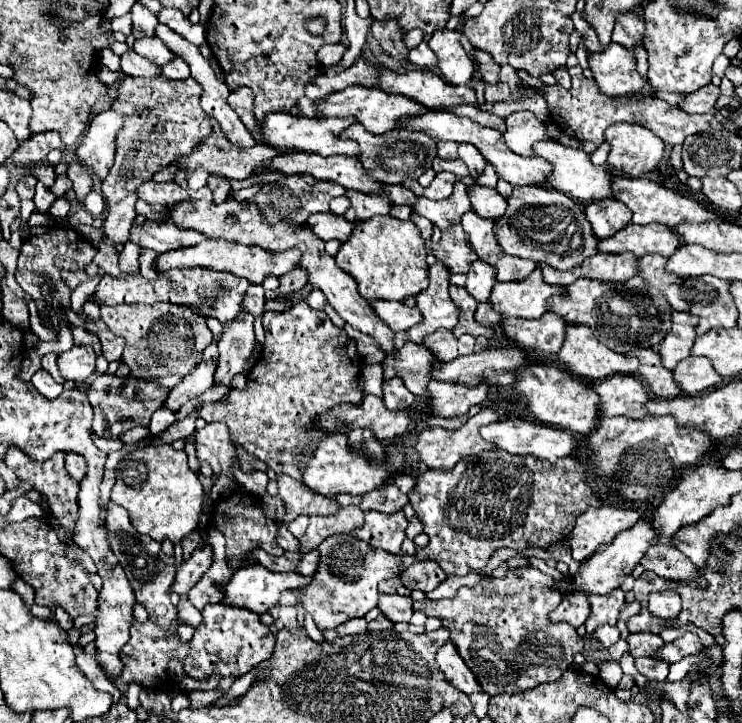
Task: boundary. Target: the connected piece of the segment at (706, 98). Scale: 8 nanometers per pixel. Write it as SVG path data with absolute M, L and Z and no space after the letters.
M709 83L709 85L697 89L695 93L685 95L685 101L681 103L681 107L687 113L713 113L715 115L717 113L715 111L715 103L717 103L719 97L721 97L719 87Z

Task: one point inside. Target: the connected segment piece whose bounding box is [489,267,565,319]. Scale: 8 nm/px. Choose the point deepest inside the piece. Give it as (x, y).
(528, 298)

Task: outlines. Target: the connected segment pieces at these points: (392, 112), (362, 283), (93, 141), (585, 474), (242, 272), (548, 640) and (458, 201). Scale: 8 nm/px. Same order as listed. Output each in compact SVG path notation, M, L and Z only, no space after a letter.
M351 85L343 91L335 91L323 99L315 101L319 107L319 115L321 117L355 117L359 123L365 125L367 131L375 133L375 135L383 135L387 131L393 131L399 127L401 119L409 119L409 117L417 117L423 115L427 111L427 107L423 103L417 103L409 97L403 95L393 95L387 93L379 87L361 87L361 85Z
M375 215L369 221L359 221L339 253L335 255L337 265L347 271L359 285L359 295L367 301L403 301L417 295L429 285L429 267L425 263L427 247L421 239L419 229L411 221L399 221L391 215Z
M115 111L97 113L87 125L81 145L75 149L77 159L93 171L93 175L103 181L113 165L115 157L115 133L123 127L123 117Z
M493 449L493 451L483 451L475 457L467 457L463 461L459 461L453 469L447 469L447 471L441 471L441 469L427 469L423 473L417 475L417 487L411 491L409 495L409 503L411 507L415 509L415 513L421 517L423 521L423 533L429 535L429 543L424 548L417 548L415 556L418 560L431 559L435 563L441 565L441 569L445 569L447 575L467 575L469 569L483 569L487 565L487 559L491 557L491 553L499 547L511 547L511 549L529 549L529 547L549 547L557 541L563 541L573 525L575 525L575 519L579 517L579 513L583 513L583 509L587 509L589 505L601 505L601 499L599 495L593 491L593 485L591 485L591 473L587 471L587 467L573 459L573 457L563 457L559 459L555 465L549 463L549 461L543 461L539 457L531 457L531 455L511 455L507 451L499 451L499 449Z
M205 239L203 243L199 243L195 247L181 247L181 249L161 253L155 259L155 269L157 271L167 271L167 269L173 269L173 267L209 267L209 269L215 269L215 271L229 271L233 275L245 277L251 283L261 283L267 275L281 277L283 273L293 271L295 267L299 267L299 259L301 259L299 249L287 249L287 251L275 253L275 251L261 249L259 245L253 245L253 247L241 245L241 243L219 245L211 239Z
M521 567L510 570L504 578L490 576L485 584L462 587L453 599L415 603L415 609L421 607L427 617L443 621L481 689L493 697L499 693L523 693L535 685L559 681L573 665L573 655L583 651L585 643L575 627L553 623L547 617L561 599L563 595L553 577L533 567Z
M455 181L453 195L443 201L433 201L427 197L417 197L417 201L411 205L411 211L427 217L431 223L435 223L439 229L447 229L453 223L459 223L463 213L471 209L471 201L467 195L467 185L461 181Z

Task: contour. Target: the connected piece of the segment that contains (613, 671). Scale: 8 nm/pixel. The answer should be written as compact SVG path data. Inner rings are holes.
M603 661L601 663L601 667L599 667L599 677L611 687L611 689L615 689L617 687L617 683L619 683L619 679L621 679L621 669L619 669L619 665L617 663L613 663L613 661Z

